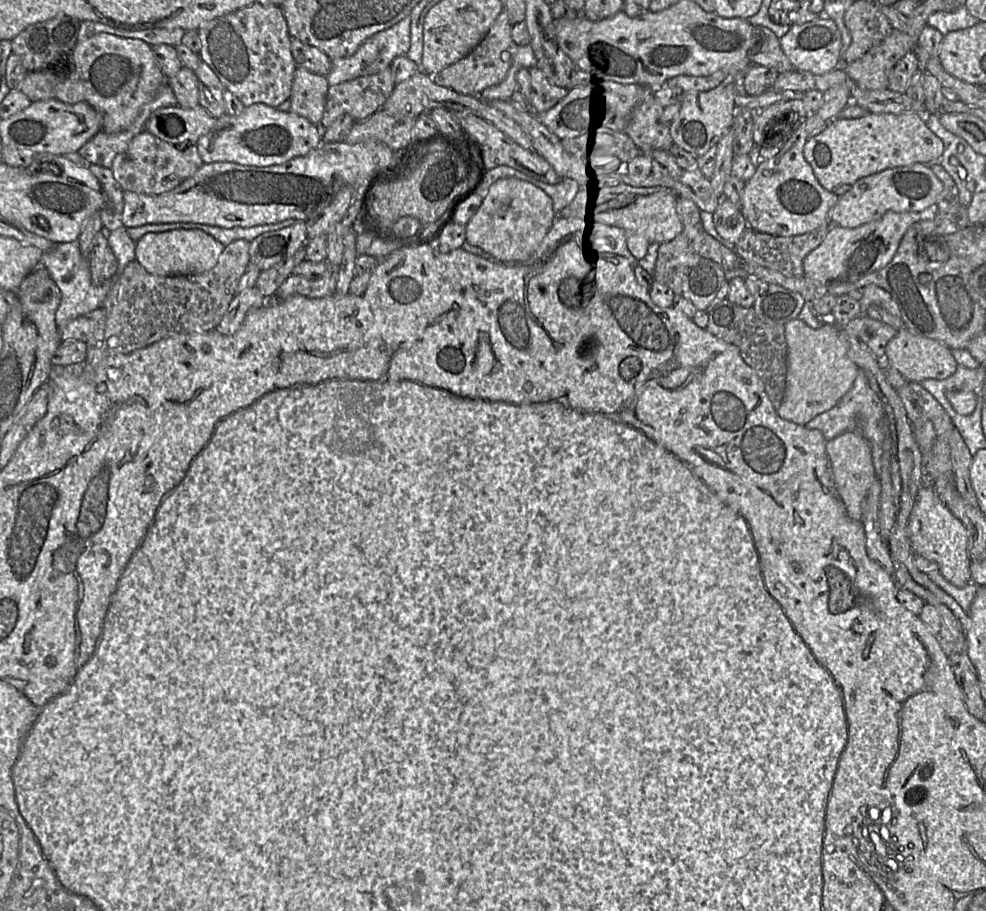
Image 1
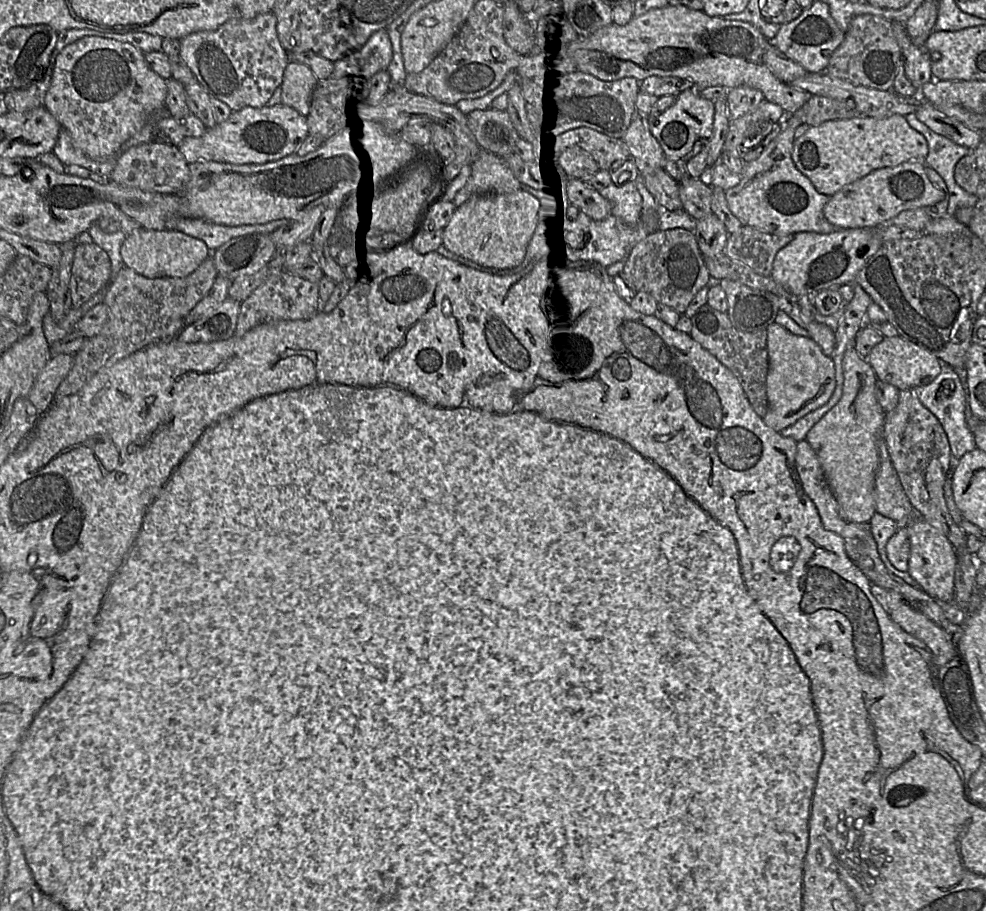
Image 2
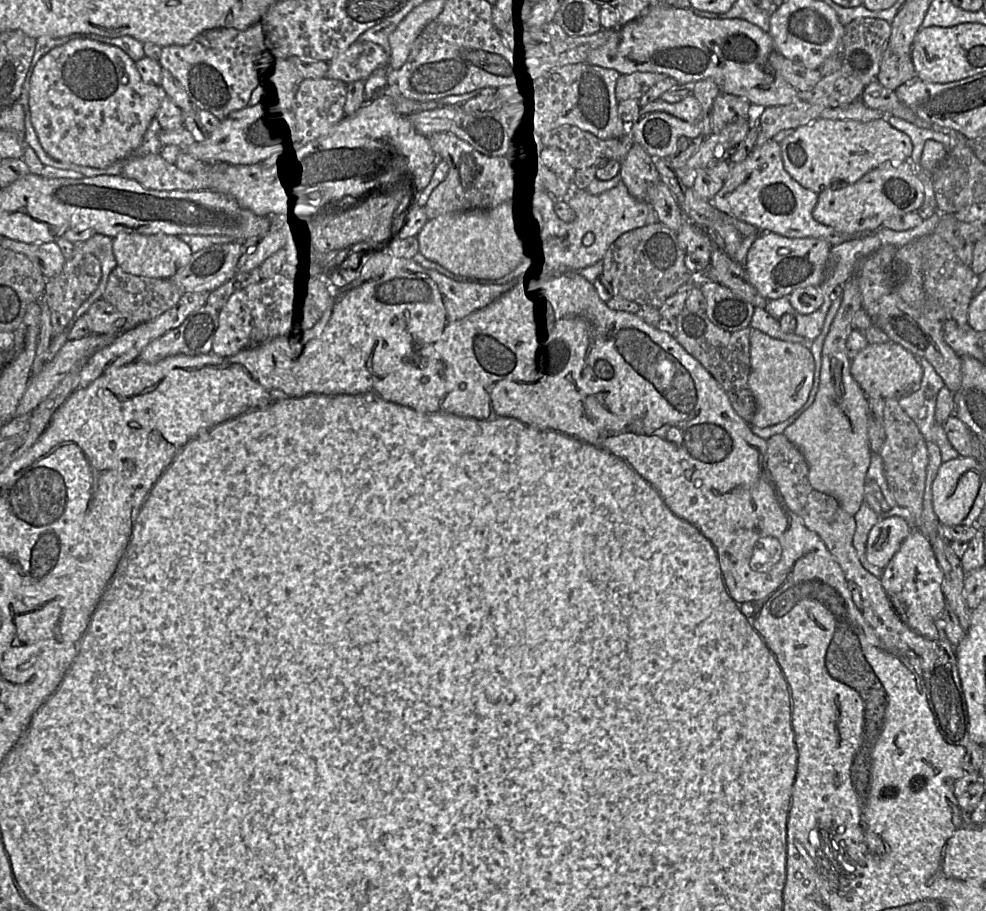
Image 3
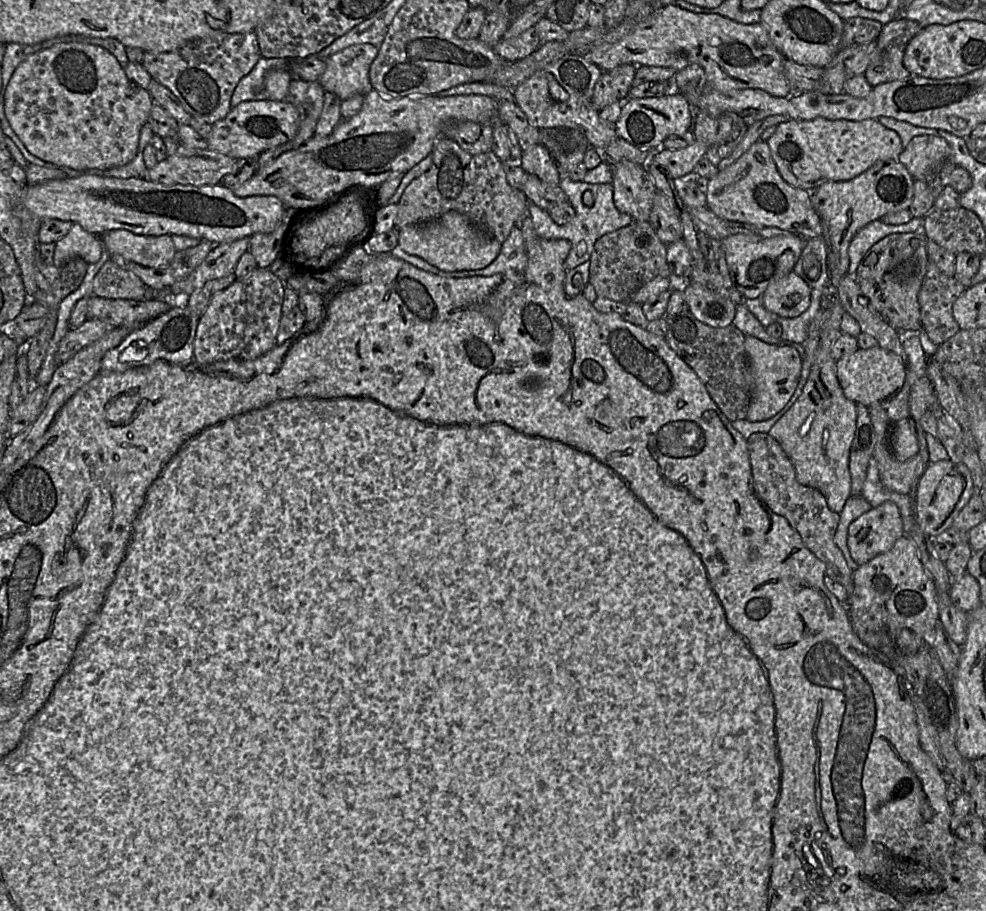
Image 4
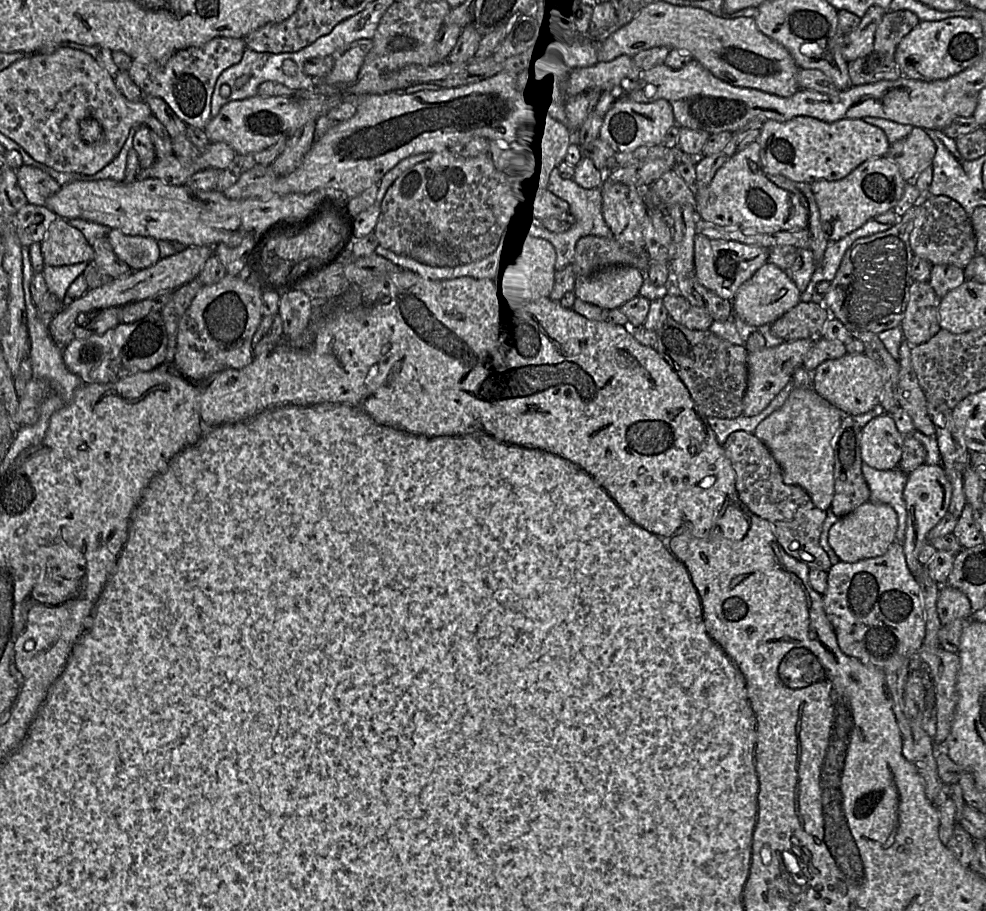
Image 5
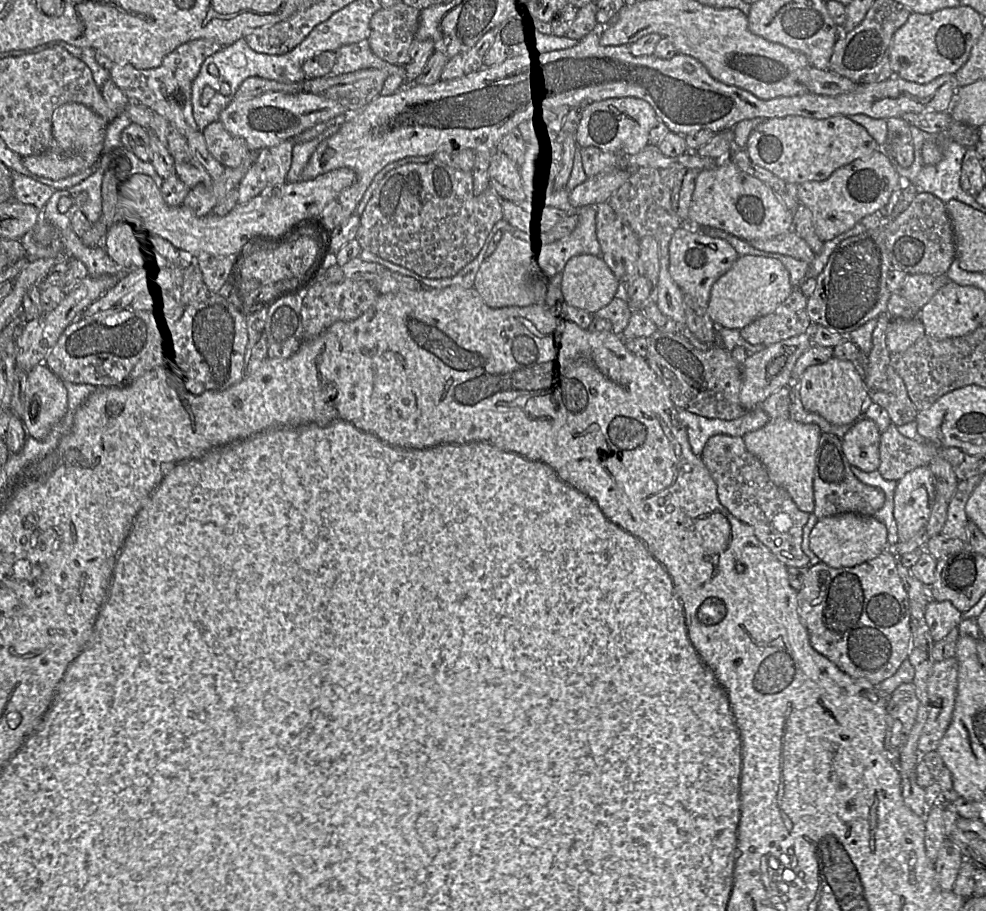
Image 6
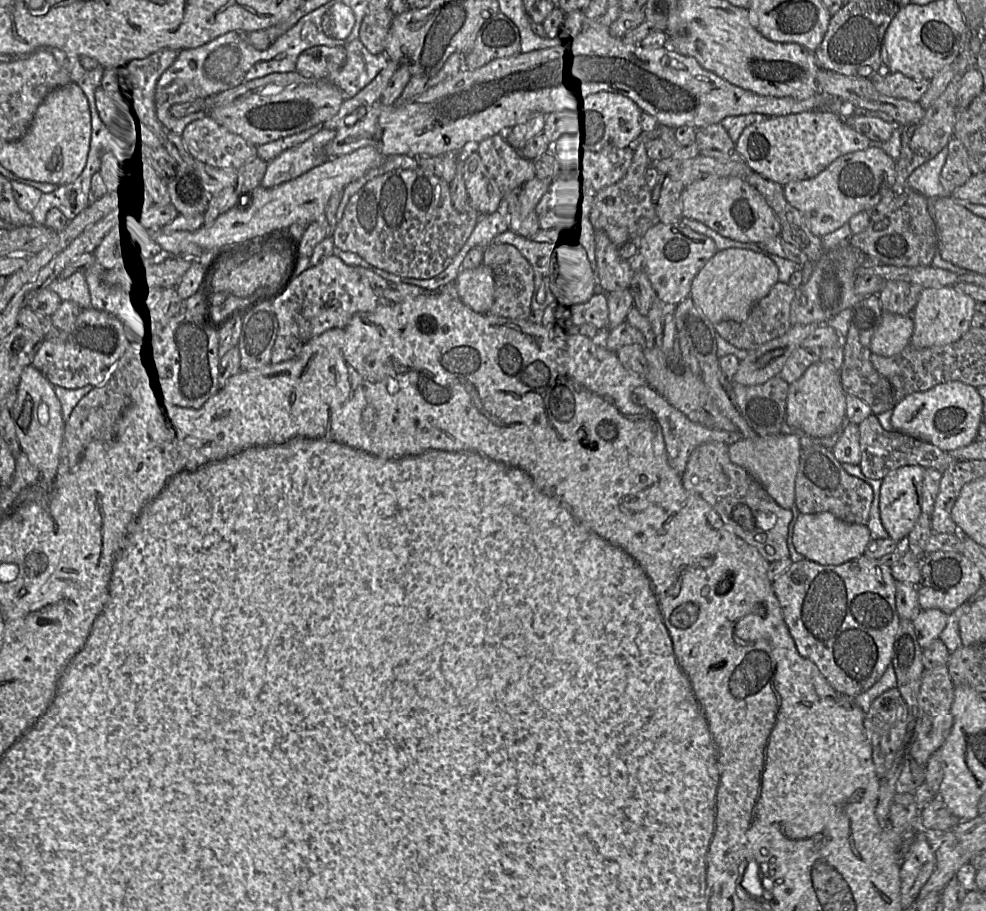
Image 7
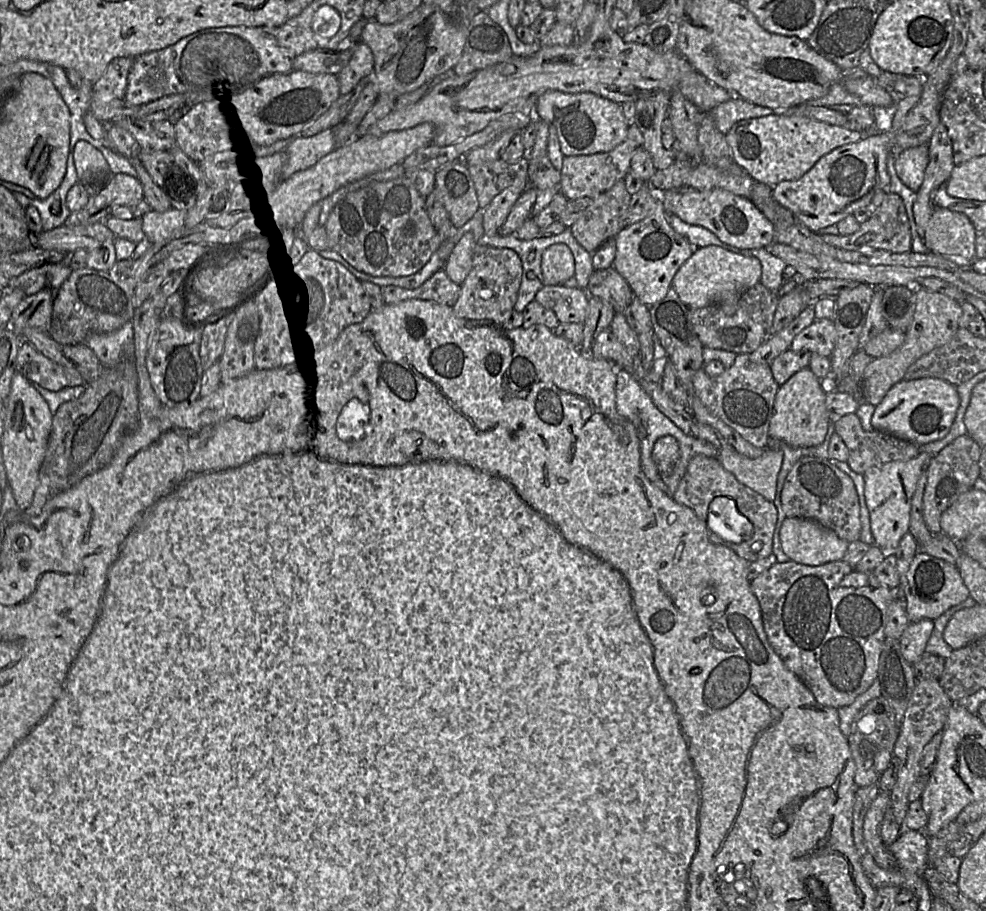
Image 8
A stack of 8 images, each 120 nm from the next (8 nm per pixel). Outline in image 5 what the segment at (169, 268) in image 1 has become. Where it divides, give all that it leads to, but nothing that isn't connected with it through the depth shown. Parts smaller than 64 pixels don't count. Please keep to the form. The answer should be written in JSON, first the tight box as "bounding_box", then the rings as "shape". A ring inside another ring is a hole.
{"bounding_box":[107,229,160,271],"shape":[[[111,229],[107,235],[119,259],[133,271],[148,268],[160,260],[158,241],[151,237],[130,236]]]}

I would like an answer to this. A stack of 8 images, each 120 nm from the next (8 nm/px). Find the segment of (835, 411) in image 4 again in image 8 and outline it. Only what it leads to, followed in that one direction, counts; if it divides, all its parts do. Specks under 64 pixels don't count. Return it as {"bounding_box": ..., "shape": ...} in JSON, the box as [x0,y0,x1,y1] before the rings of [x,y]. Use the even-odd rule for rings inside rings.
{"bounding_box":[718,439,784,502],"shape":[[[720,439],[722,449],[718,460],[742,484],[761,494],[770,502],[775,502],[778,495],[777,480],[781,470],[784,453],[780,450],[764,448],[758,458],[749,458],[738,453],[725,440]]]}

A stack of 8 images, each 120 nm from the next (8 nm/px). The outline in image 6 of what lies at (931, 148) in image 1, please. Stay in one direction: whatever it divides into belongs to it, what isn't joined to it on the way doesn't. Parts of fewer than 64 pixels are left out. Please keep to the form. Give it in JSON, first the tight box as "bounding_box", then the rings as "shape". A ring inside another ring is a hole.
{"bounding_box":[745,116,879,184],"shape":[[[786,116],[766,119],[750,134],[745,152],[751,161],[792,184],[828,179],[837,169],[879,150],[879,144],[848,116],[826,119]]]}

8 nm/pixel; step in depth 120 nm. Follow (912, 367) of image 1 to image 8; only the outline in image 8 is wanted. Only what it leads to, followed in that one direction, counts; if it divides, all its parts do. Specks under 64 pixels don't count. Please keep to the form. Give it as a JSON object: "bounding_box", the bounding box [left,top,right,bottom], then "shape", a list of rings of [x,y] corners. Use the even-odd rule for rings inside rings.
{"bounding_box":[769,366,831,447],"shape":[[[807,366],[780,385],[775,396],[769,425],[770,438],[779,439],[793,447],[815,446],[825,440],[831,423],[831,413],[826,407],[826,390]]]}

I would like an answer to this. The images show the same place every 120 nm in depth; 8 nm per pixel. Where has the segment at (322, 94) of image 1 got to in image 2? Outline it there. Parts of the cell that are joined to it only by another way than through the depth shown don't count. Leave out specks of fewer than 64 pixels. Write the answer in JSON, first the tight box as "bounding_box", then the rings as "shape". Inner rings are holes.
{"bounding_box":[280,60,318,117],"shape":[[[290,60],[280,85],[281,103],[294,108],[306,117],[310,109],[311,96],[318,81],[307,65]]]}

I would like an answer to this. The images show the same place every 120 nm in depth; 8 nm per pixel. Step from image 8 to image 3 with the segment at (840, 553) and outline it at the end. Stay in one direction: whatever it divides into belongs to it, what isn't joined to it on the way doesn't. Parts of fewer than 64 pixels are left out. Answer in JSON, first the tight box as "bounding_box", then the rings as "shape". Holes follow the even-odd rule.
{"bounding_box":[867,516,911,569],"shape":[[[899,516],[880,519],[868,533],[867,561],[882,569],[887,566],[909,535],[911,527],[906,520]]]}

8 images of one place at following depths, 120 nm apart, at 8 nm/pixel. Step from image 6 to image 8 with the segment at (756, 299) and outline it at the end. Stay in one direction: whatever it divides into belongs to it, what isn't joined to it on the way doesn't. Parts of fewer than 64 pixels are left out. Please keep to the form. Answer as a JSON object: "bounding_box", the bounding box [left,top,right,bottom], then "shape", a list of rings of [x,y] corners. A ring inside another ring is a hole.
{"bounding_box":[672,246,761,308],"shape":[[[718,246],[696,247],[689,259],[679,268],[672,281],[672,289],[690,308],[711,304],[736,305],[742,293],[760,282],[761,263]]]}

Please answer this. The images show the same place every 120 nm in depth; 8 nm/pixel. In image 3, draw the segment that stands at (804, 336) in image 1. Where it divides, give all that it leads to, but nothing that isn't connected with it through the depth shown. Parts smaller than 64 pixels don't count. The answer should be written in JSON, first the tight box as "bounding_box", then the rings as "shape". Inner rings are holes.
{"bounding_box":[748,330,815,428],"shape":[[[759,330],[750,332],[750,374],[748,385],[756,401],[756,412],[750,425],[765,428],[786,421],[807,402],[814,384],[815,362],[810,348],[798,343],[774,339]]]}

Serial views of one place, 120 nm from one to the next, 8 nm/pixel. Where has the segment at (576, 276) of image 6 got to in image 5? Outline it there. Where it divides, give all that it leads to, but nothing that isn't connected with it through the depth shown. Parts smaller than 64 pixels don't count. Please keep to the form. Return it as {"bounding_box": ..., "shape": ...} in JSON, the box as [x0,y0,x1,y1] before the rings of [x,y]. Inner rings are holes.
{"bounding_box":[574,266,645,310],"shape":[[[612,266],[585,278],[575,278],[574,294],[581,301],[613,310],[639,296],[645,273],[629,266]]]}

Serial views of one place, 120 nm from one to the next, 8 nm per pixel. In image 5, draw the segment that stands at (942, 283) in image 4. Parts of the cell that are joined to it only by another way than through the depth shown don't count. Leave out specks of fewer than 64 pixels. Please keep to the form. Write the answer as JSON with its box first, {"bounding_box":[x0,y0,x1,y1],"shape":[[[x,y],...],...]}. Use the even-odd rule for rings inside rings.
{"bounding_box":[899,281,941,346],"shape":[[[928,281],[911,285],[909,302],[899,327],[911,346],[929,341],[941,330],[938,318],[941,299]]]}

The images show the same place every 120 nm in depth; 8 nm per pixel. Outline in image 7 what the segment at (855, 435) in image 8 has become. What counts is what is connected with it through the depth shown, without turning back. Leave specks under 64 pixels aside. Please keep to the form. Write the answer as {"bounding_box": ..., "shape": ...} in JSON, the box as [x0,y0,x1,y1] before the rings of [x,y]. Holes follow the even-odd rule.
{"bounding_box":[858,415,959,480],"shape":[[[871,415],[858,424],[860,434],[861,460],[859,468],[870,479],[882,480],[892,471],[910,465],[918,465],[924,468],[933,468],[940,472],[956,464],[959,459],[952,457],[948,451],[941,450],[926,441],[901,434],[896,431],[885,430],[876,415]]]}

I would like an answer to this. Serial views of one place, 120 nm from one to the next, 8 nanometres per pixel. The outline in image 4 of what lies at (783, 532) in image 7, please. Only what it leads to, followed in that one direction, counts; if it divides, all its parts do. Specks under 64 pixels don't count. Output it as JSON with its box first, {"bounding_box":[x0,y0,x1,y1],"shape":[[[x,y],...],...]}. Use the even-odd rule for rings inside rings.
{"bounding_box":[747,433,854,593],"shape":[[[753,433],[747,438],[747,446],[751,464],[751,482],[757,496],[772,512],[784,517],[789,522],[791,527],[800,535],[804,545],[824,563],[826,575],[845,586],[850,593],[853,588],[854,570],[849,567],[842,551],[834,542],[840,520],[839,513],[828,507],[827,500],[821,492],[815,488],[802,485],[796,480],[792,462],[780,444],[768,433]]]}

